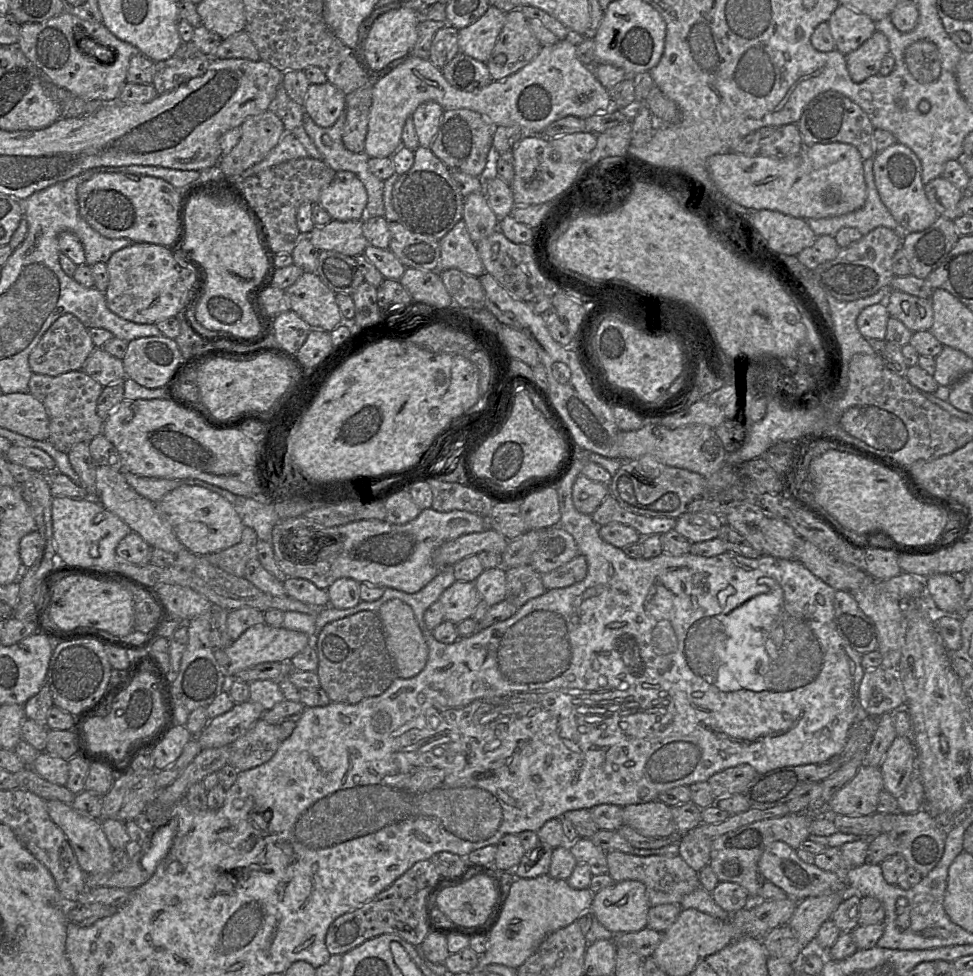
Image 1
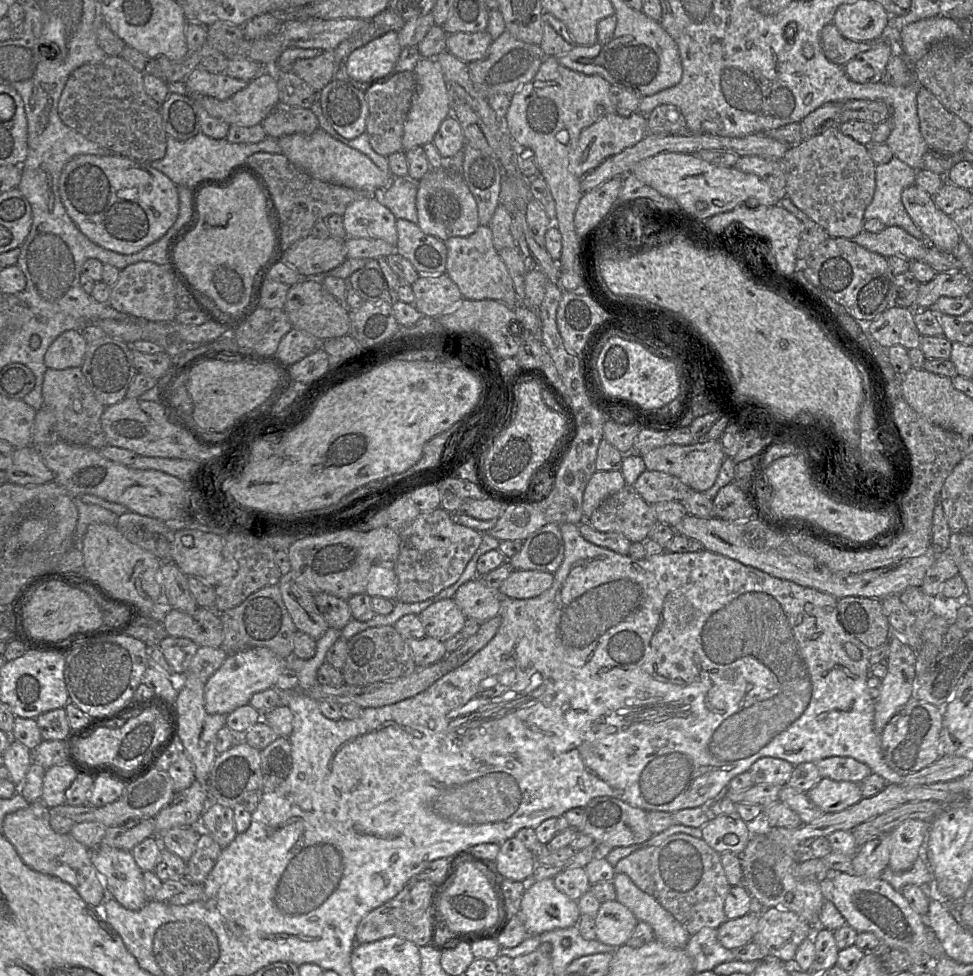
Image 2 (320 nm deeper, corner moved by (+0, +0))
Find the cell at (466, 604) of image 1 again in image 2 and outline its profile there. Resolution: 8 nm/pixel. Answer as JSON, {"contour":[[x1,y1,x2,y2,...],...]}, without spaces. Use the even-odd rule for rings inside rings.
{"contour":[[453,598,434,602,418,616,426,636,442,642,461,632,467,619]]}

